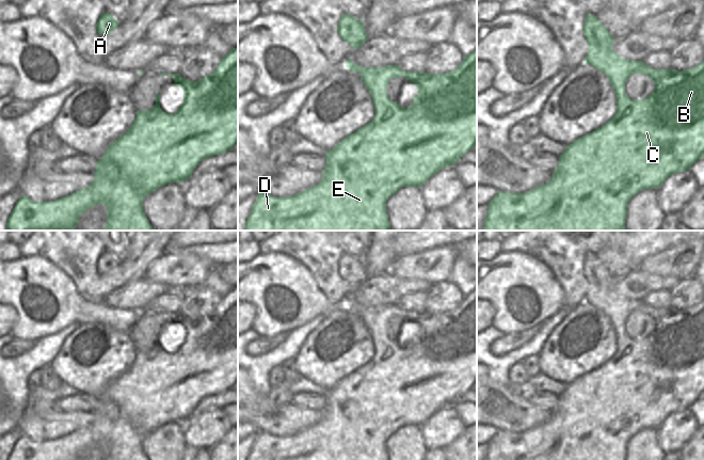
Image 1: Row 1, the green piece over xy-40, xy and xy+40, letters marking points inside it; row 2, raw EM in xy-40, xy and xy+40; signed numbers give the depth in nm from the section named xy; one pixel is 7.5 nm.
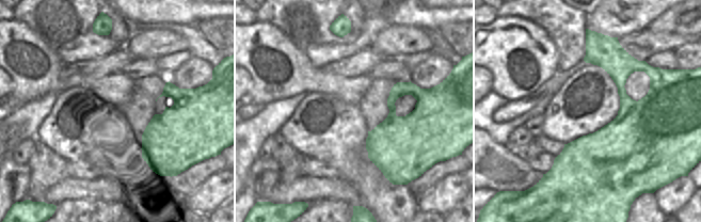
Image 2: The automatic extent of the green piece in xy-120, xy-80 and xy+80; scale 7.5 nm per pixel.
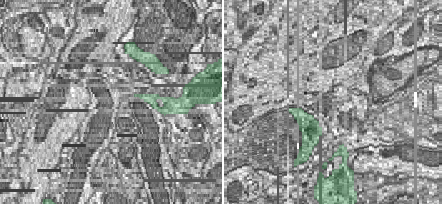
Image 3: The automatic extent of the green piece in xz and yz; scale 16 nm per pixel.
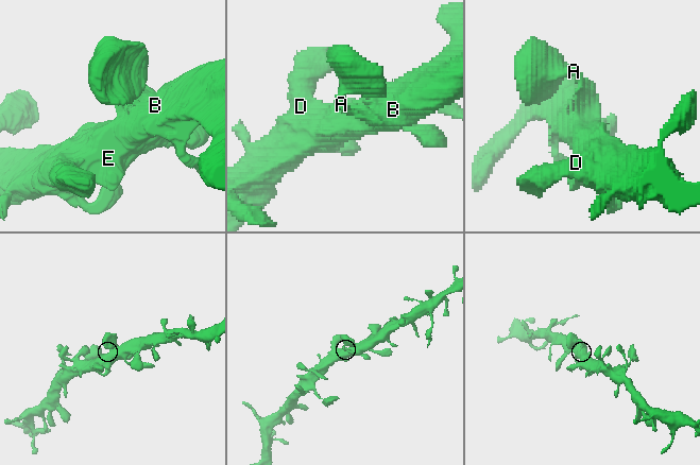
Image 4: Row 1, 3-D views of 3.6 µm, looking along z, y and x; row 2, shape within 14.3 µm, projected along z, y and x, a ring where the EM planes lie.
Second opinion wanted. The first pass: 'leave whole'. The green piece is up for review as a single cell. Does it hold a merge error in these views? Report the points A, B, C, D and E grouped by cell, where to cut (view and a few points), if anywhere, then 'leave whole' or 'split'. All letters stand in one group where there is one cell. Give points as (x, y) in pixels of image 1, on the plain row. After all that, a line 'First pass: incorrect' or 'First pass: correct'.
A B C D E; no cut; leave whole
First pass: correct

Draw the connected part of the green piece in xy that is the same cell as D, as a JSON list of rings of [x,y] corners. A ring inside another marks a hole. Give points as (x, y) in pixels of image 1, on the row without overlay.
[[[477,287],[470,294],[466,295],[463,301],[455,308],[445,313],[404,311],[398,304],[387,304],[385,306],[362,306],[353,302],[352,298],[349,298],[345,303],[350,311],[361,312],[361,318],[371,333],[371,337],[373,339],[373,346],[375,348],[373,359],[357,370],[341,379],[334,387],[326,390],[326,393],[324,394],[326,397],[326,406],[322,411],[322,418],[315,426],[289,437],[274,437],[268,432],[258,432],[246,460],[388,460],[386,440],[391,434],[397,432],[402,426],[421,426],[434,413],[457,402],[468,390],[471,390],[474,384],[477,382]],[[403,315],[409,321],[413,321],[418,328],[418,333],[414,334],[414,342],[409,347],[402,347],[398,340],[391,340],[386,333],[386,327],[390,318],[401,317]]]

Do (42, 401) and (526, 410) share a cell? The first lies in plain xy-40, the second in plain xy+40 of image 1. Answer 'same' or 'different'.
different

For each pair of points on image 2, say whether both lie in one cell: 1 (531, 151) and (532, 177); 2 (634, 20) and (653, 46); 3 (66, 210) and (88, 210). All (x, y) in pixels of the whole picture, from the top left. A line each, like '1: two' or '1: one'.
1: two
2: two
3: one

